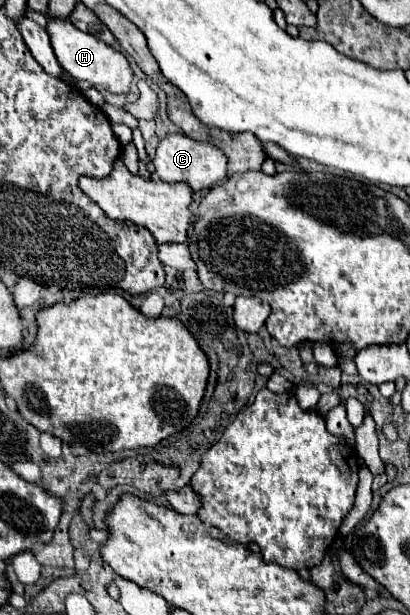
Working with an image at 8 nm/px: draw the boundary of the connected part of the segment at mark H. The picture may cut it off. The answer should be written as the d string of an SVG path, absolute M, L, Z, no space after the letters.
M50 19L48 21L48 35L50 35L52 49L54 49L56 57L58 57L58 63L74 79L90 81L92 87L106 89L106 91L110 91L114 95L128 95L130 93L130 85L134 81L134 73L132 73L130 63L124 57L124 53L114 51L112 47L108 47L106 43L98 41L96 37L92 37L88 33L82 33L70 21L64 23L64 21Z

